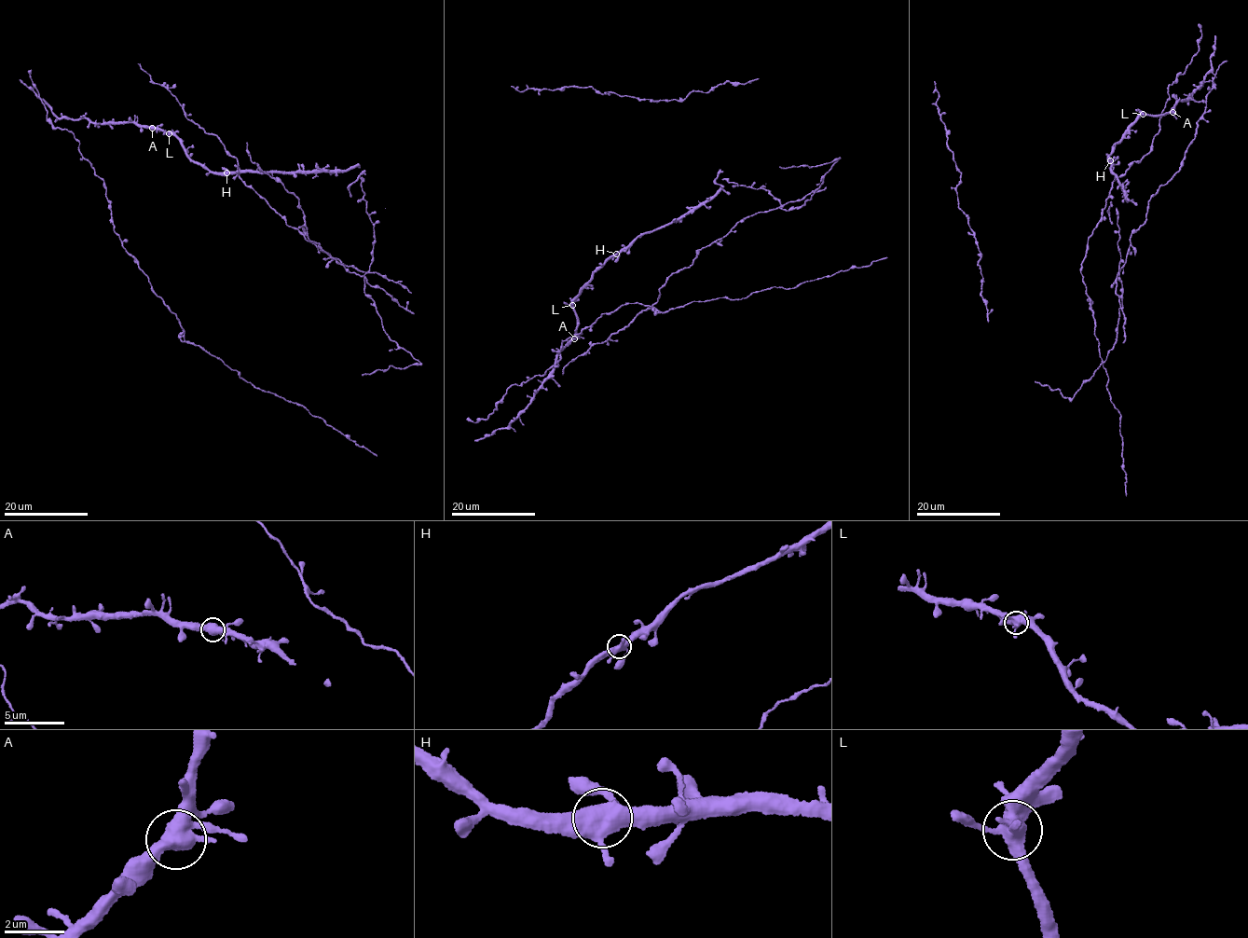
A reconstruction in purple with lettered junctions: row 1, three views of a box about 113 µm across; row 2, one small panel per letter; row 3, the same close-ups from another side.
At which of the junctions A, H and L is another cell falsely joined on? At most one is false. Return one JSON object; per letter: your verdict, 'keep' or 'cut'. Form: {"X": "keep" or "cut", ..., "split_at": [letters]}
{"A": "keep", "H": "keep", "L": "keep", "split_at": []}

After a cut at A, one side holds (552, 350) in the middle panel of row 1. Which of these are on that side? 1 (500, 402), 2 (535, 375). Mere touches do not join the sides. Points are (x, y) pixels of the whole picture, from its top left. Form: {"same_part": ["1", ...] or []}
{"same_part": []}

